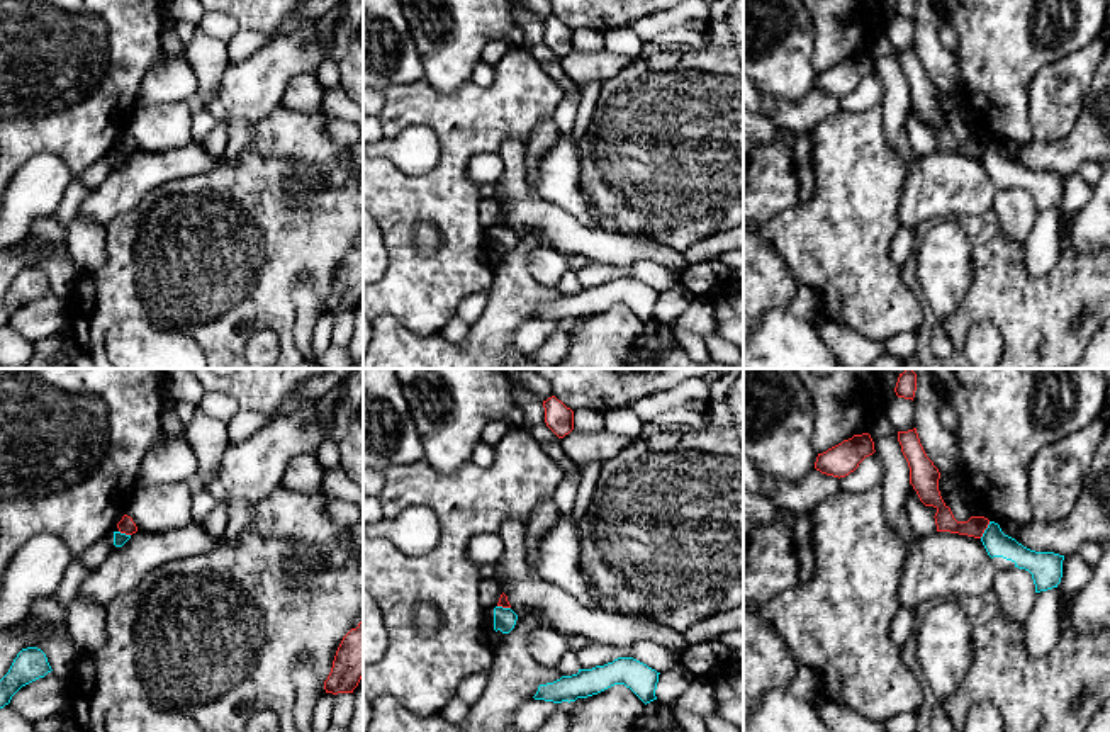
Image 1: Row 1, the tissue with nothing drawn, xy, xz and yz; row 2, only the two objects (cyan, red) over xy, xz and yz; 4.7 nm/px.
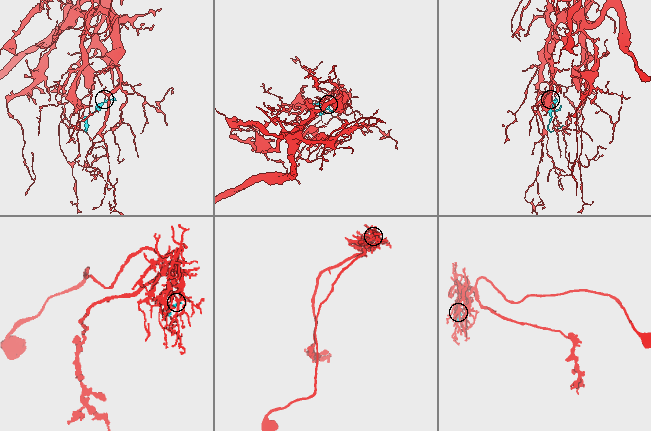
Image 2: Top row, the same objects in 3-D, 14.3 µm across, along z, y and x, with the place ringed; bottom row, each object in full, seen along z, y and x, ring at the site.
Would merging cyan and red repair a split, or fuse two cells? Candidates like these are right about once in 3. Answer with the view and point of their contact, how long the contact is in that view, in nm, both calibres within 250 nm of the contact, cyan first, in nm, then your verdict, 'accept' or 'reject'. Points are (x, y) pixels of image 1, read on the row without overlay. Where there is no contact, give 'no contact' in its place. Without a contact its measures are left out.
meets cyan in yz at (985, 150); contact 90 nm long; 120 nm thick on the cyan side, 100 nm on the other; reject

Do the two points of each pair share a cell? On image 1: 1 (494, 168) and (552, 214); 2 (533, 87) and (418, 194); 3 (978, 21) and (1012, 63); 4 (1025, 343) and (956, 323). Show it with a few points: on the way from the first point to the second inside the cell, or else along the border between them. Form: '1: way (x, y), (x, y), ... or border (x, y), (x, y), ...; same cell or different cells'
1: border (498, 152), (503, 162), (503, 177), (494, 185); different cells
2: way (504, 109), (447, 168); same cell
3: way (988, 31), (1000, 43), (1002, 53); same cell
4: way (1009, 326), (995, 313), (973, 313); same cell

